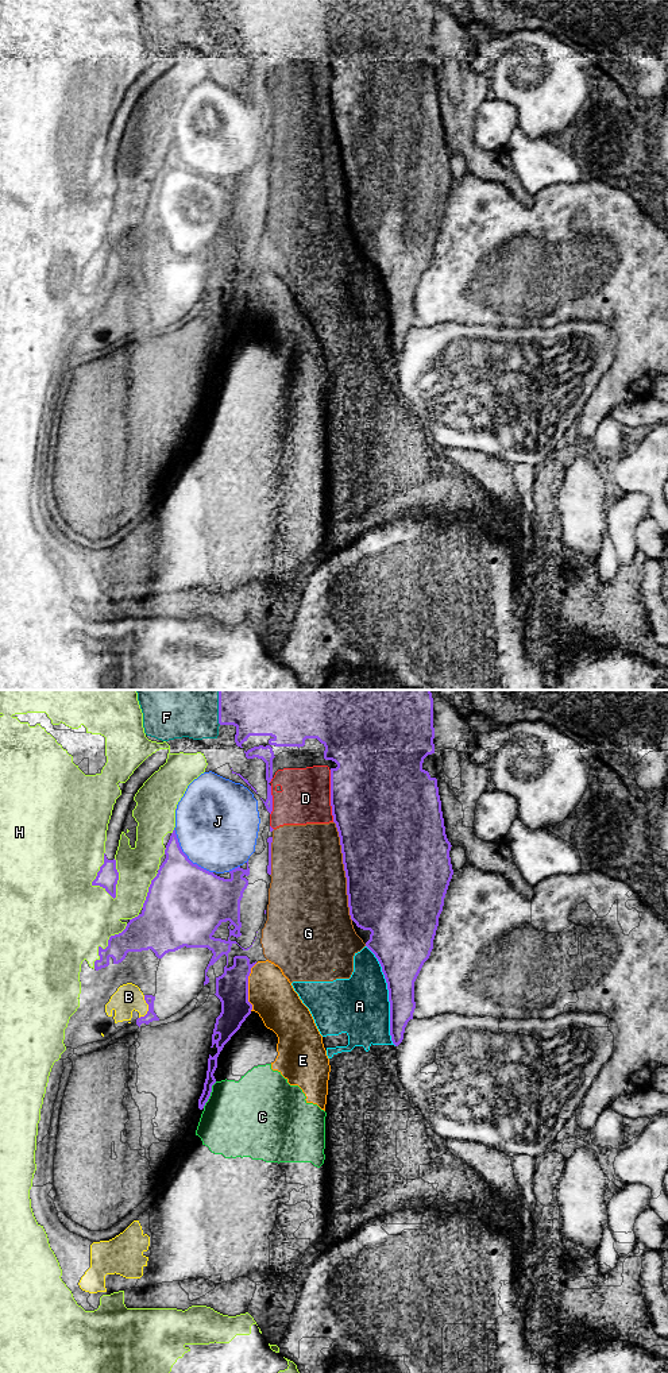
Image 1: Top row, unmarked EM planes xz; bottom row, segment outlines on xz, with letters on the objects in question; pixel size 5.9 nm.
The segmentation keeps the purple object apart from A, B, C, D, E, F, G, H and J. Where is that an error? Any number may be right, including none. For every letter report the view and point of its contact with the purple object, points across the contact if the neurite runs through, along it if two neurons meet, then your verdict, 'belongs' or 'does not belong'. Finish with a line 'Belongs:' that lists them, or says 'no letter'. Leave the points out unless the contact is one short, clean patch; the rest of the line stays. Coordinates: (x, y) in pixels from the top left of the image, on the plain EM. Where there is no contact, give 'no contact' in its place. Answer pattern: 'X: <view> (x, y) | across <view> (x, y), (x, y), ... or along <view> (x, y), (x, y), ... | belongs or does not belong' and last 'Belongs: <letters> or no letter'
A: xz (389, 304) | does not belong
B: xz (149, 316) | does not belong
C: xz (209, 404) | does not belong
D: xz (331, 104) | does not belong
E: xz (247, 296) | along xz (257, 272), (248, 285), (250, 319) | does not belong
F: xz (219, 16) | belongs
G: xz (344, 178) | does not belong
H: xz (95, 188) | does not belong
J: xz (186, 165) | does not belong
Belongs: F

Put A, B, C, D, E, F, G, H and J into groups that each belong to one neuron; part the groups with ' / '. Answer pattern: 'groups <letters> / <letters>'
groups A B C D E G / F / H / J

